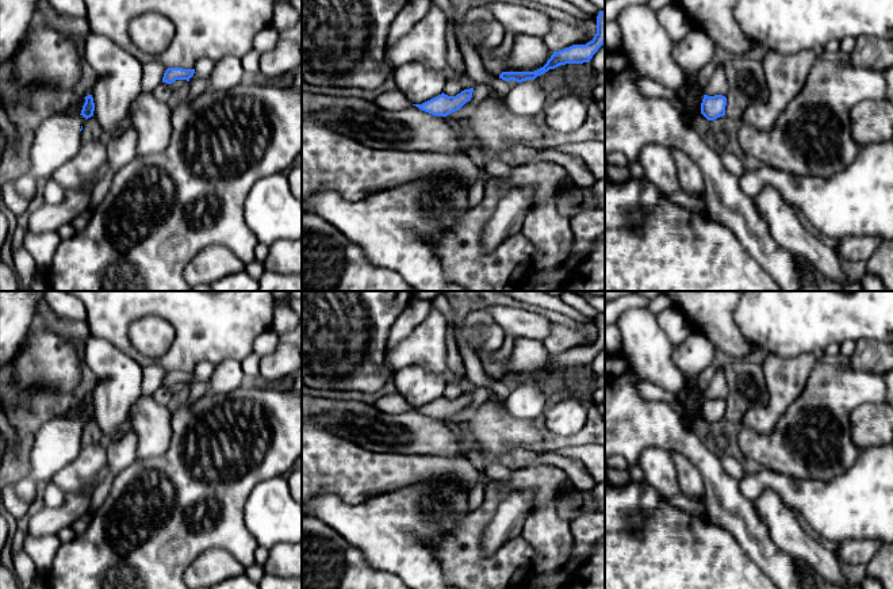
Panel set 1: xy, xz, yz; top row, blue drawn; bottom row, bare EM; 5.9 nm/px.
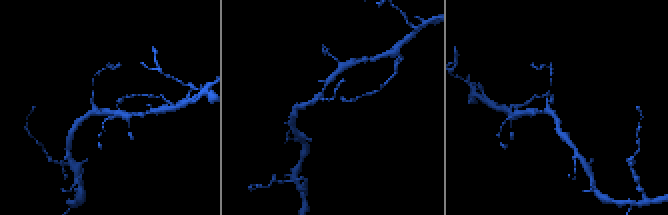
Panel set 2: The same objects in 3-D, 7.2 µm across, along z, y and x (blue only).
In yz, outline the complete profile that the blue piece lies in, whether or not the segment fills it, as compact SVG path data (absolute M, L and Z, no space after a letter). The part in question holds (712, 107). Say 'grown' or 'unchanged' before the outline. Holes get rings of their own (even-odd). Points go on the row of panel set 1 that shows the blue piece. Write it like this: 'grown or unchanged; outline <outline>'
grown; outline M720 64L713 72L709 83L704 89L704 99L701 103L701 114L708 121L714 121L725 115L728 83L724 64Z

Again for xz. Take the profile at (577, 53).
unchanged; outline M599 11L597 16L597 34L586 45L572 45L559 51L553 51L547 64L534 72L502 72L499 79L505 81L514 80L522 83L534 80L537 76L544 74L549 69L555 69L566 64L583 64L590 62L593 56L605 43L605 11Z

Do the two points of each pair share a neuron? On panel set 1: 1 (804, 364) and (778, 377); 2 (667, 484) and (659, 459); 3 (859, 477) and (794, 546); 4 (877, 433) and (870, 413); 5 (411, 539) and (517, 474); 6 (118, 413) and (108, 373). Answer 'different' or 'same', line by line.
1: same
2: same
3: different
4: same
5: different
6: same

